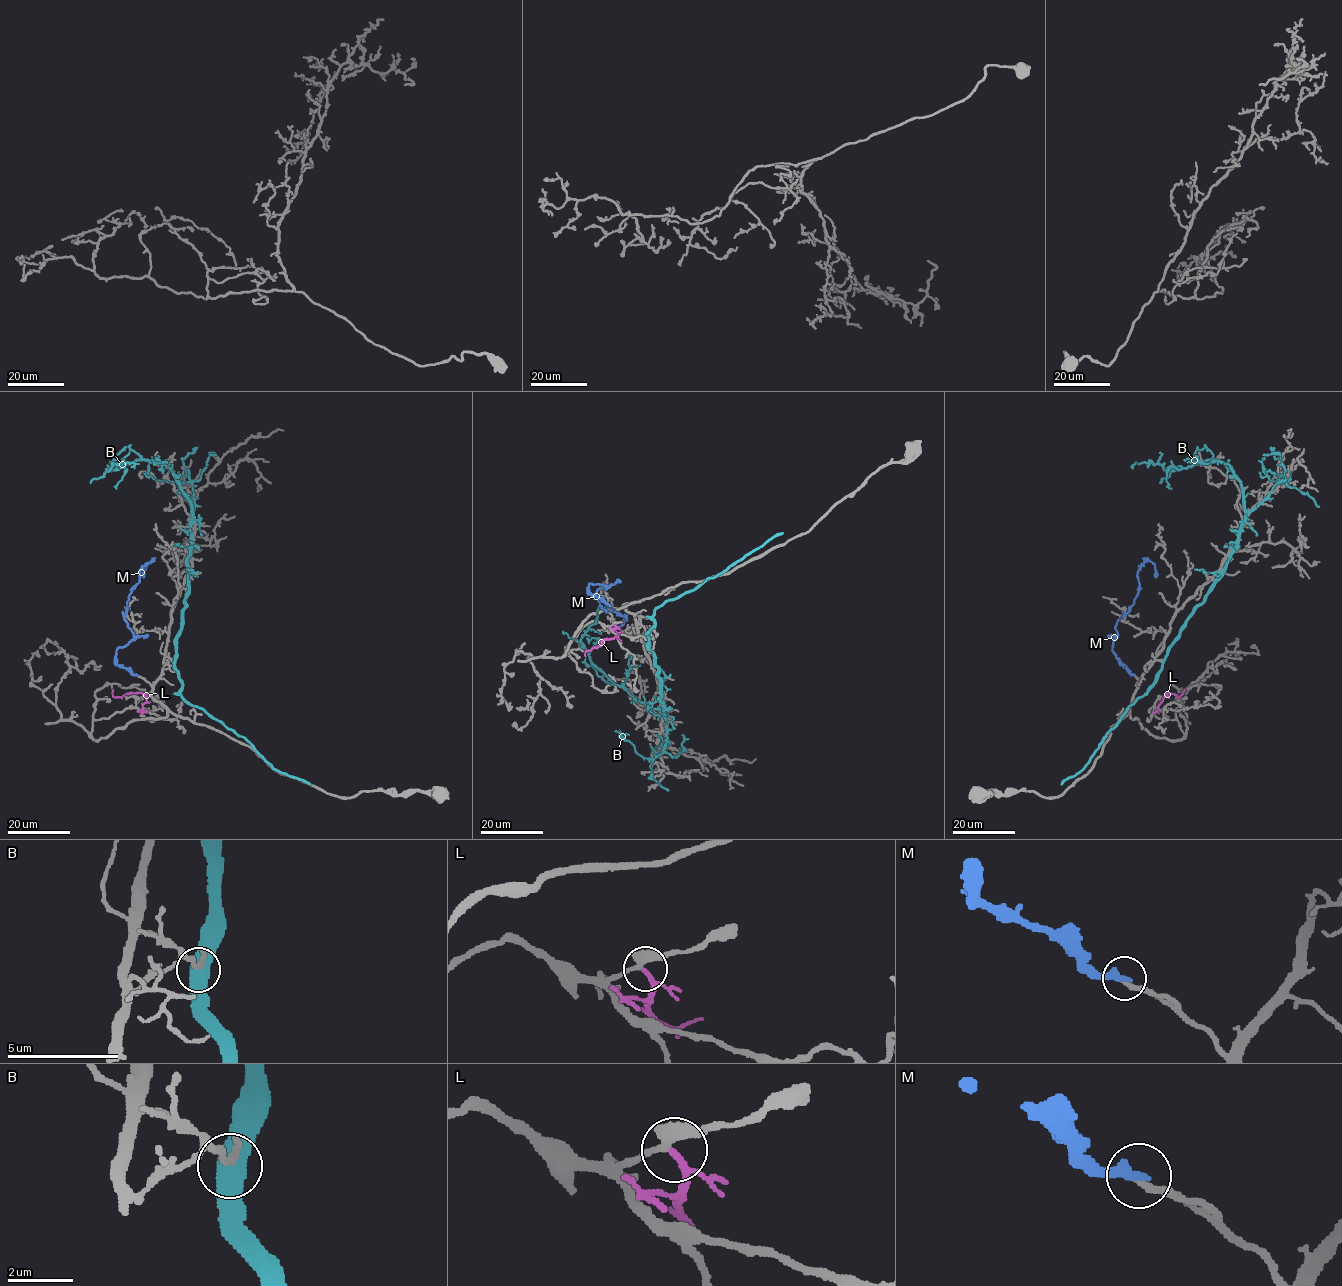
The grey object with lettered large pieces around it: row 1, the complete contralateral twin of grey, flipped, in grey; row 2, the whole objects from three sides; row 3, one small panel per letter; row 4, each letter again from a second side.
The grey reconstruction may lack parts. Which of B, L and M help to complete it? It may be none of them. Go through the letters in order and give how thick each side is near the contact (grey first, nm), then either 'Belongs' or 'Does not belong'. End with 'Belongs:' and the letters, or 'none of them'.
B: Thickness 220 nm (grey) against 440 nm. Does not belong
L: Thickness 260 nm (grey) against 160 nm. Does not belong
M: Thickness 190 nm (grey) against 320 nm. Does not belong
Belongs: none of them

